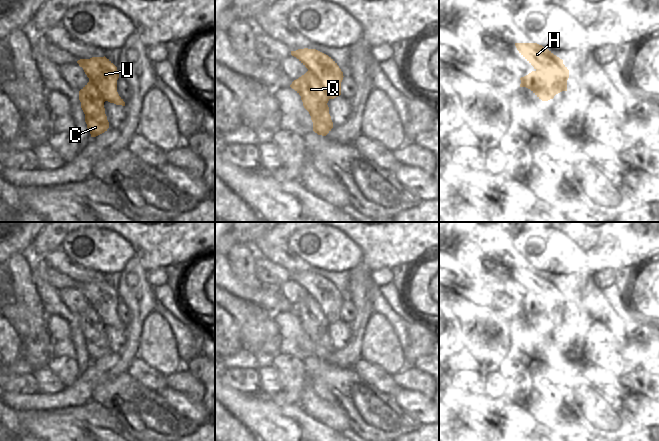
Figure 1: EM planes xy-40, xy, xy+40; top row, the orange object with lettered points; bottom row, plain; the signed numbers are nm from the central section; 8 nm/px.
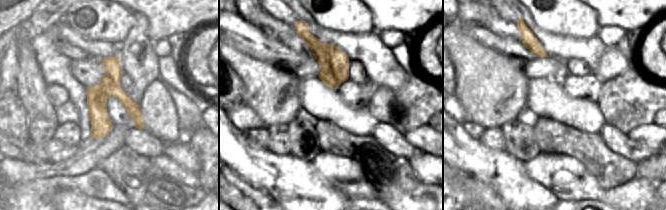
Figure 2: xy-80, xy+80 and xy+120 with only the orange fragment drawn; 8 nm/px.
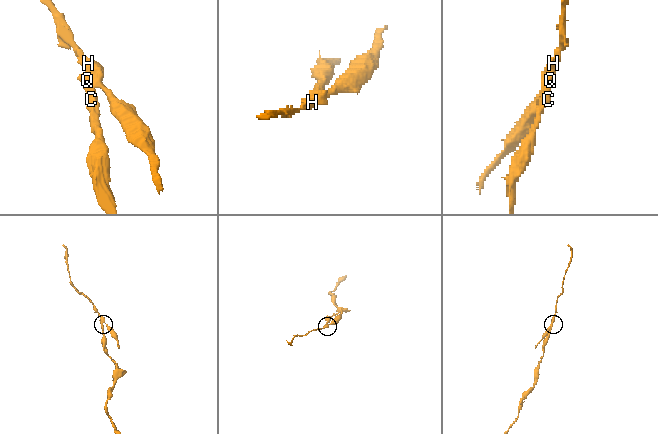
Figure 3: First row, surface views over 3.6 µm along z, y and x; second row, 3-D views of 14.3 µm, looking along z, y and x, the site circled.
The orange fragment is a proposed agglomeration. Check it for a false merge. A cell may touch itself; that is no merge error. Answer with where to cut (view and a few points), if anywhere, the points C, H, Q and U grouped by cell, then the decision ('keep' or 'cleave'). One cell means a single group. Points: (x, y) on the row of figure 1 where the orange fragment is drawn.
xy (308, 70), (316, 76), (329, 98) | C Q / H U | cleave

